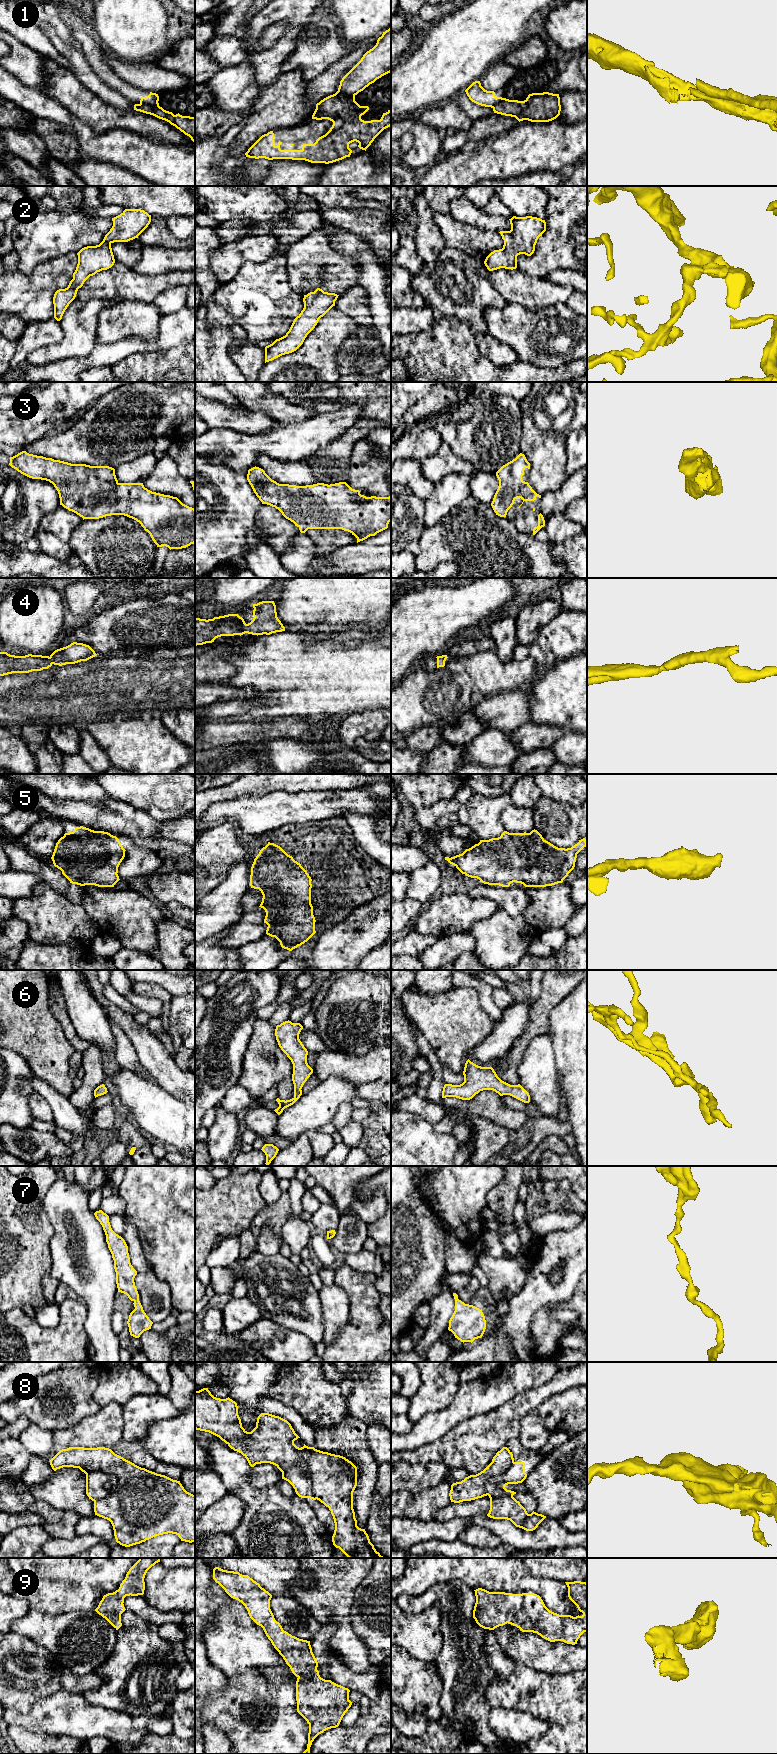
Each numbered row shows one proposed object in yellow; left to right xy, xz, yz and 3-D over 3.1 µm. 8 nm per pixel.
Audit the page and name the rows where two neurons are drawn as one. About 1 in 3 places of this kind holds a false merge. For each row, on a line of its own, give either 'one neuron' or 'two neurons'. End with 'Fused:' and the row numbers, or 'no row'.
1: two neurons
2: one neuron
3: one neuron
4: one neuron
5: one neuron
6: one neuron
7: one neuron
8: two neurons
9: one neuron
Fused: 1, 8

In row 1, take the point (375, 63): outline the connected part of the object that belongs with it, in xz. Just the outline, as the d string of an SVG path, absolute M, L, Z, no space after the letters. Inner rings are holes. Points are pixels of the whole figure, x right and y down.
M391 28L376 45L342 78L336 94L355 96L377 79L391 72Z

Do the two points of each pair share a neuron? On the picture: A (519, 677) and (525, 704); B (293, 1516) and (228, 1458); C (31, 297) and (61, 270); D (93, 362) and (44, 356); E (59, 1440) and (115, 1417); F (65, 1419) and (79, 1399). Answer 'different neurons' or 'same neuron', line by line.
A: different neurons
B: same neuron
C: same neuron
D: different neurons
E: same neuron
F: same neuron

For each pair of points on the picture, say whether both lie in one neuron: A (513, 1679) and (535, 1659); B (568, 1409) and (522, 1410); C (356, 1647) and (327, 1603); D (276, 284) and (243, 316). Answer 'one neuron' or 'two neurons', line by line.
A: two neurons
B: two neurons
C: one neuron
D: one neuron

